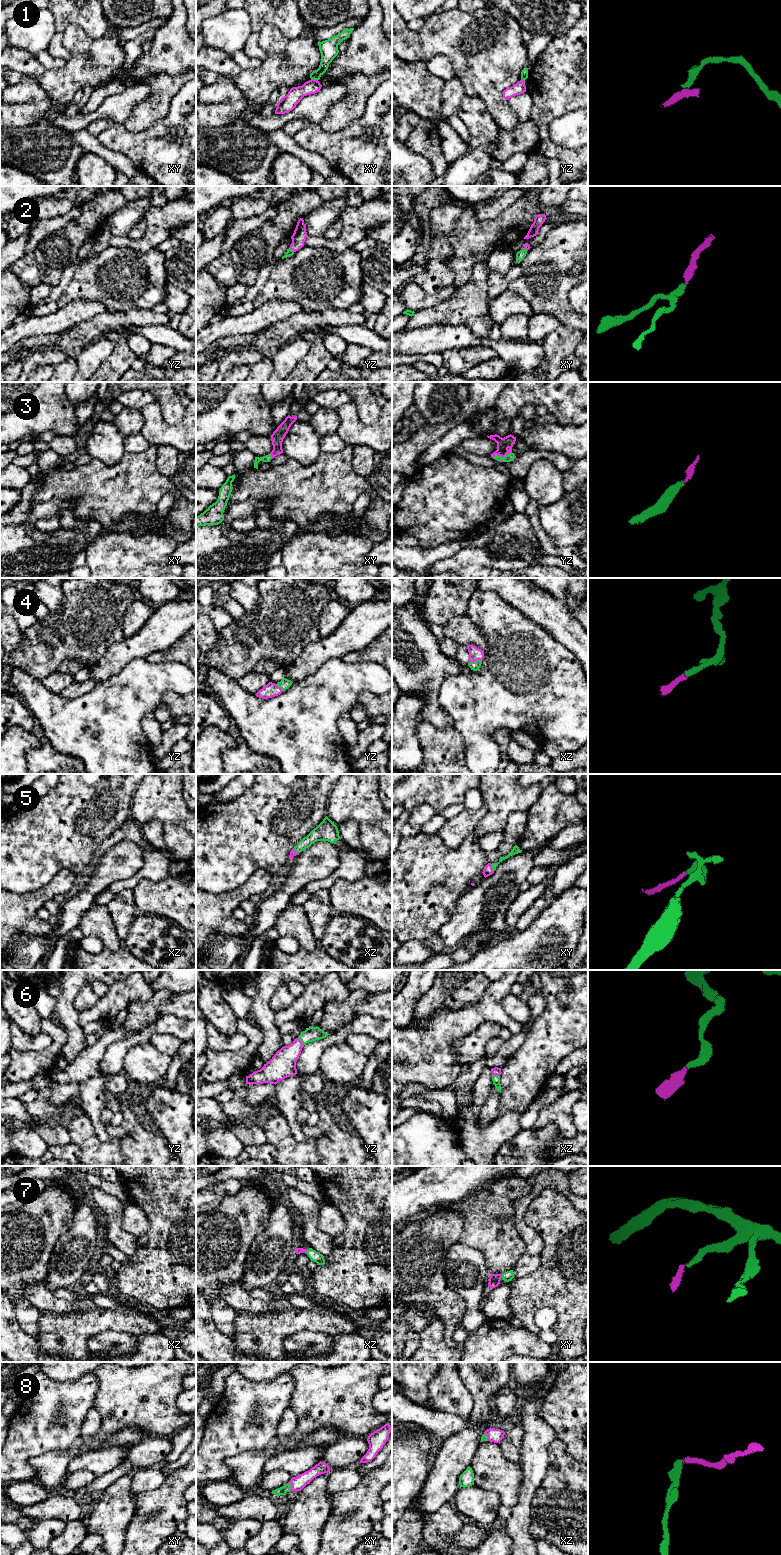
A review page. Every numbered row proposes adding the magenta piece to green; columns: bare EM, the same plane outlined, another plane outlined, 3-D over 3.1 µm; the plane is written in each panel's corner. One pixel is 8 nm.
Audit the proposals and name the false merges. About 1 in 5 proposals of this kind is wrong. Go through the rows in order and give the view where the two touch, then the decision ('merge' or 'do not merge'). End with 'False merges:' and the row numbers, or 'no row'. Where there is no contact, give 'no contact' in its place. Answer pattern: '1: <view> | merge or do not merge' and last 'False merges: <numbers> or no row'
1: xy | do not merge
2: yz | merge
3: yz | merge
4: xz | merge
5: xy | merge
6: xz | merge
7: xy | merge
8: xy | merge
False merges: 1

